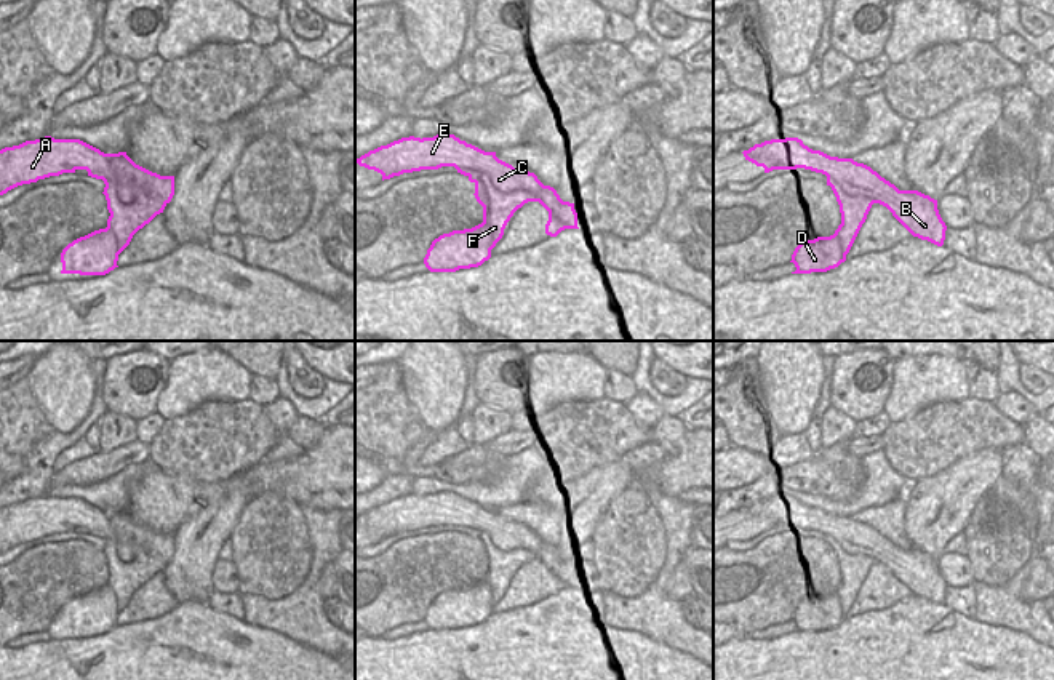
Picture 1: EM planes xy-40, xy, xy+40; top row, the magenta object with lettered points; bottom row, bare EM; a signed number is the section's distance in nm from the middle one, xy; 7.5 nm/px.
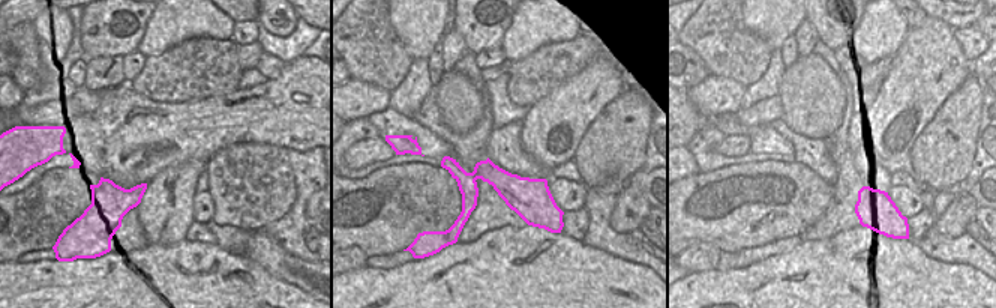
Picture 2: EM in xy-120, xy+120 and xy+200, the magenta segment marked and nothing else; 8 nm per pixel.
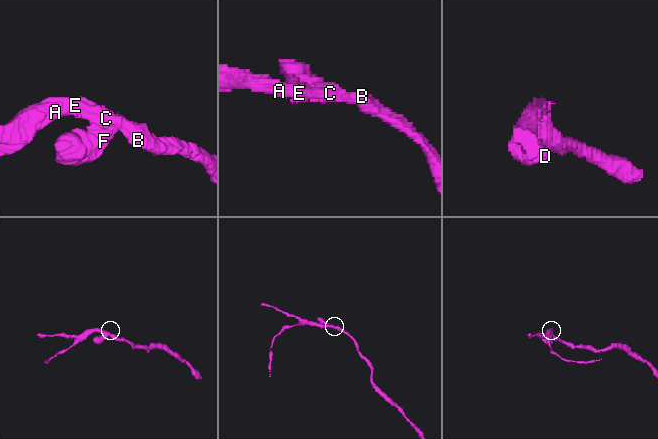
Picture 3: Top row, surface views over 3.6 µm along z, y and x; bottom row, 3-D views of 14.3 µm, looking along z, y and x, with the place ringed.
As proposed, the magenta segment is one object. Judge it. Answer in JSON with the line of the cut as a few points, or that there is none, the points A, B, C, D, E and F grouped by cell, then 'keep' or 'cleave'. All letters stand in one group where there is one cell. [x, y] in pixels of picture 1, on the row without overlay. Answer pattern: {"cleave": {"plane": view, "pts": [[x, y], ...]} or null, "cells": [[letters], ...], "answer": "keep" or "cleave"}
{"cleave": {"plane": "xy-40", "pts": [[104, 540], [122, 560], [167, 560]]}, "cells": [["A", "B", "C", "E"], ["D", "F"]], "answer": "cleave"}

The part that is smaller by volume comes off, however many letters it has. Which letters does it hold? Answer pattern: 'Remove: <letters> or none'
Remove: D, F

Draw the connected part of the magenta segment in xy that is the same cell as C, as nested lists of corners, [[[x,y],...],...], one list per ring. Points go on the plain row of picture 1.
[[[454,493],[401,496],[369,509],[355,520],[381,531],[382,539],[403,531],[454,525],[457,531],[480,542],[486,557],[512,554],[525,562],[539,560],[549,570],[547,594],[557,595],[565,587],[579,587],[574,562],[563,560],[553,546],[544,544],[534,531],[517,530],[499,518],[496,510],[485,510]]]

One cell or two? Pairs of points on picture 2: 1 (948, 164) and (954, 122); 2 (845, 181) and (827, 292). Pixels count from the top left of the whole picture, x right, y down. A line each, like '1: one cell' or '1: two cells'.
1: one cell
2: two cells

